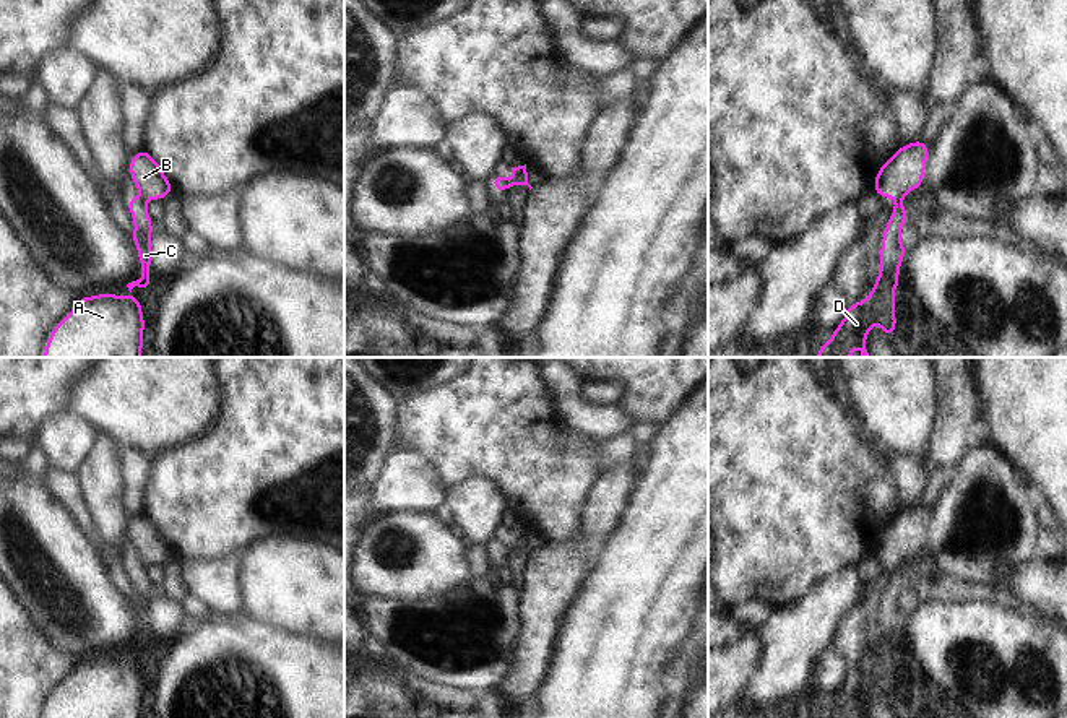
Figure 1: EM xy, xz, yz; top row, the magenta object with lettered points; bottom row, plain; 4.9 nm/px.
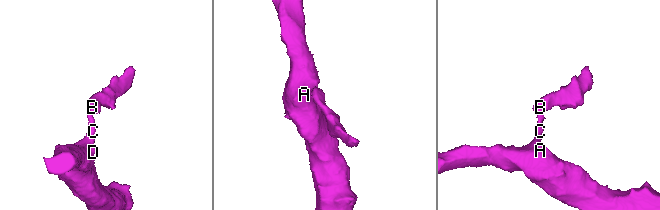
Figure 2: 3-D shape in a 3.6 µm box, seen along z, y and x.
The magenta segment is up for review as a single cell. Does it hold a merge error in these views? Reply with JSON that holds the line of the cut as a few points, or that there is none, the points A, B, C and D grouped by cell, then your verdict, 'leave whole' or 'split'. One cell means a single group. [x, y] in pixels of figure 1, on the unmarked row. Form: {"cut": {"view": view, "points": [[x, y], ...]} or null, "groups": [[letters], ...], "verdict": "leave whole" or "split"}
{"cut": {"view": "yz", "points": [[903, 559], [895, 564]]}, "groups": [["A", "C", "D"], ["B"]], "verdict": "split"}

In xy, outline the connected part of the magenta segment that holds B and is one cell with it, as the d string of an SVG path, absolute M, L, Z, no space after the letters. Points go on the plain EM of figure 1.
M143 512L130 523L130 541L146 564L164 564L174 554L159 526Z

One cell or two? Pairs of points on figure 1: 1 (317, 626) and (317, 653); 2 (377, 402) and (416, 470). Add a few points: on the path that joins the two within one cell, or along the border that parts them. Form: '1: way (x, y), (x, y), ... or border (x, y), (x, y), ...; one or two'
1: border (280, 631), (320, 639), (327, 644); two
2: border (398, 447), (390, 455), (377, 481); two

